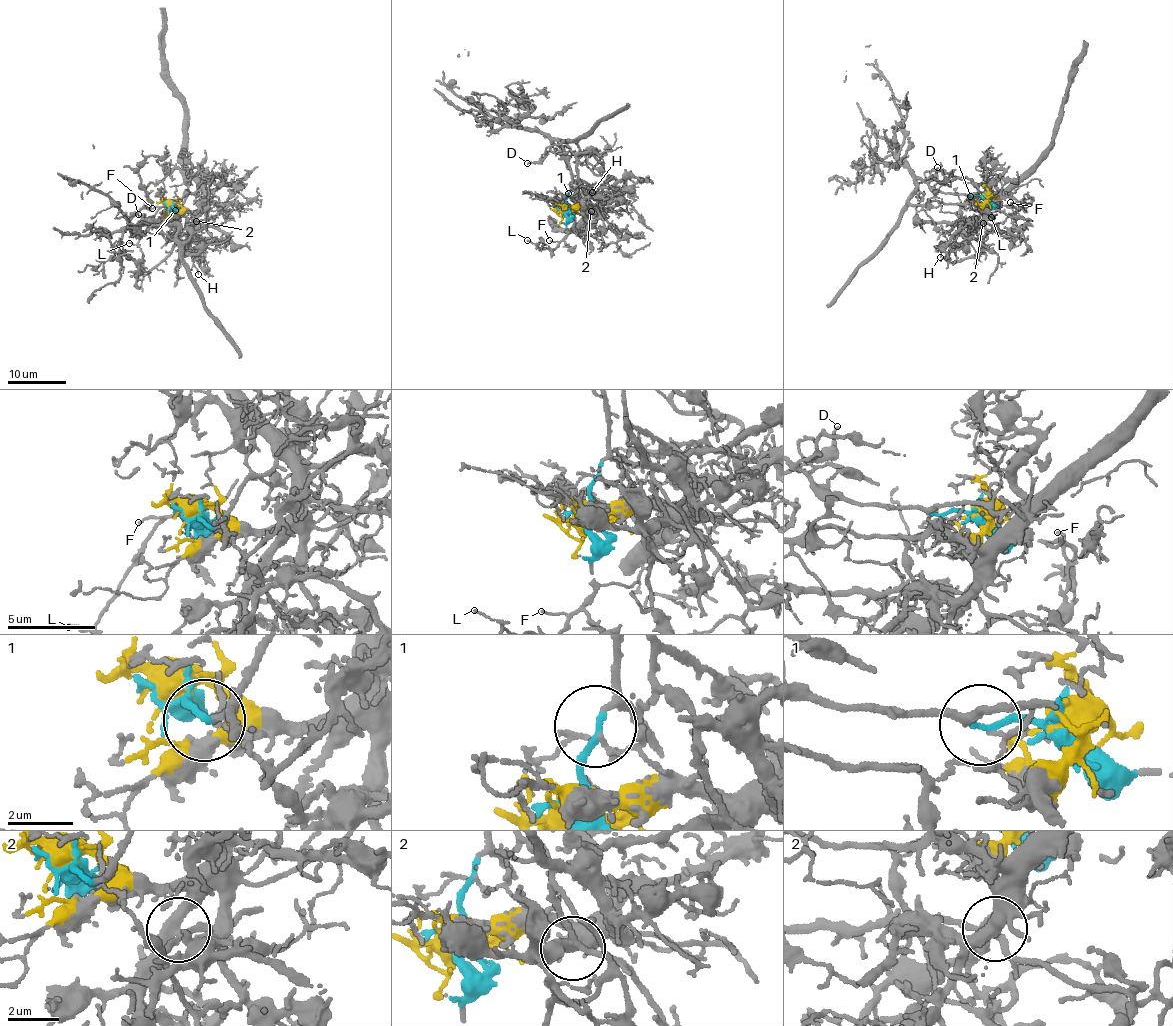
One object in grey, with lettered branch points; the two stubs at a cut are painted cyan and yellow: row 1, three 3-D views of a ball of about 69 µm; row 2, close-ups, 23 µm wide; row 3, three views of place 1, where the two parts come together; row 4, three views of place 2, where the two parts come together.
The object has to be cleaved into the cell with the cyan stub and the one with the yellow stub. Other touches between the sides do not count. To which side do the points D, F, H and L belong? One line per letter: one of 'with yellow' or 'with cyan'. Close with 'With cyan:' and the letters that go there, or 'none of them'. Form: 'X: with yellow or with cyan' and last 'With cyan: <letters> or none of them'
D: with cyan
F: with cyan
H: with yellow
L: with cyan
With cyan: D, F, L

